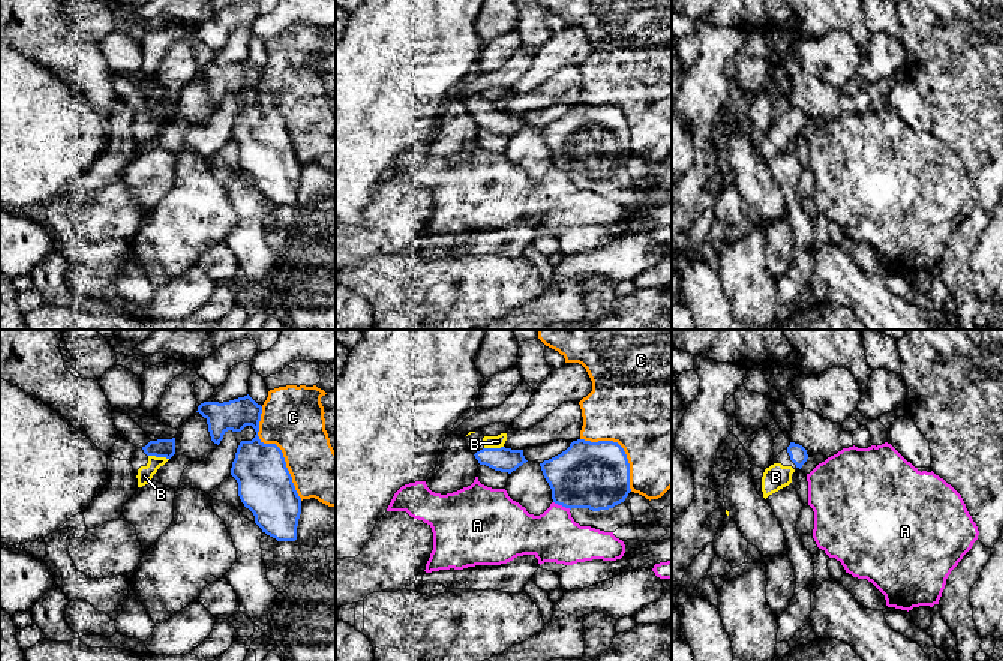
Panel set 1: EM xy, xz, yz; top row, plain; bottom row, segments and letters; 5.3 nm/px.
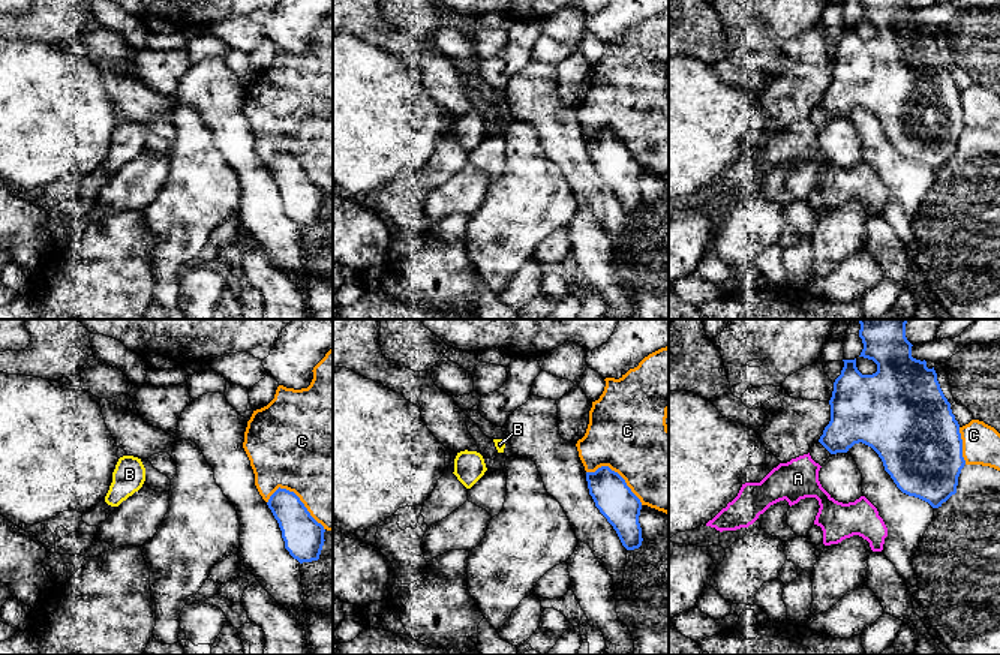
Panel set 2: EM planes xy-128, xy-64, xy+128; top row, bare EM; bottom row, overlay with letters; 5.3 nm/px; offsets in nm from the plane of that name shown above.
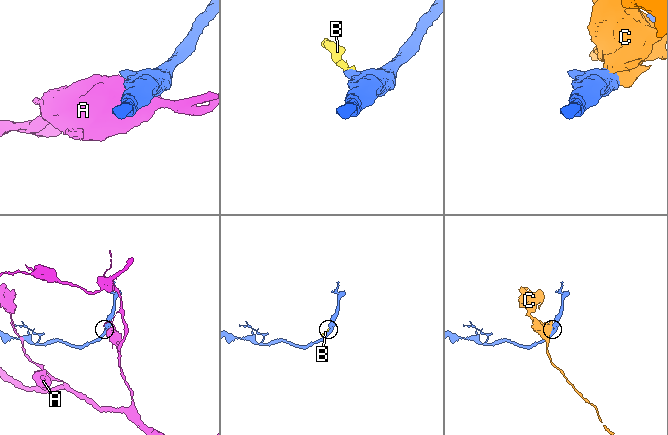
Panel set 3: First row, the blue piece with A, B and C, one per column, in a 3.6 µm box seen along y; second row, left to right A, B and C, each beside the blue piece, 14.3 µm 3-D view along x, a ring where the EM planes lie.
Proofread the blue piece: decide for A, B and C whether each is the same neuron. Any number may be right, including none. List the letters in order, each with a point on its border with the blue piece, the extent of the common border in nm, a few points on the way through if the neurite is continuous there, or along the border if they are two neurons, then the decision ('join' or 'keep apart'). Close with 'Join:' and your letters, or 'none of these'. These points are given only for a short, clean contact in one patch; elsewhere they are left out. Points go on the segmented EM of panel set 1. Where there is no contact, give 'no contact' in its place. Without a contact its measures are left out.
A: xz (562, 505) | 100 nm | along xz (553, 501), (570, 508) | keep apart
B: xy (159, 456) | 110 nm | across xy (162, 447), (159, 456), (144, 475) | join
C: xy (279, 448) | 550 nm | keep apart
Join: B

